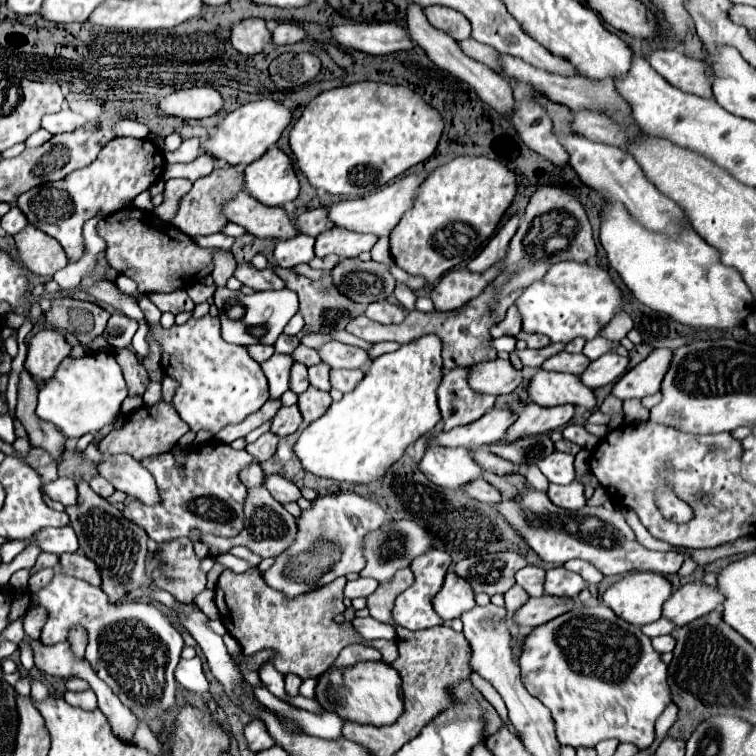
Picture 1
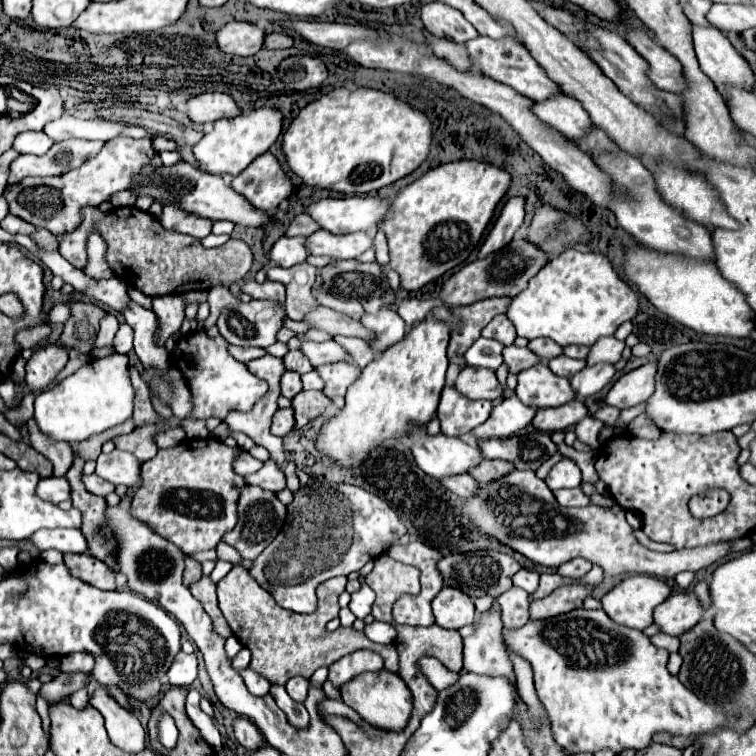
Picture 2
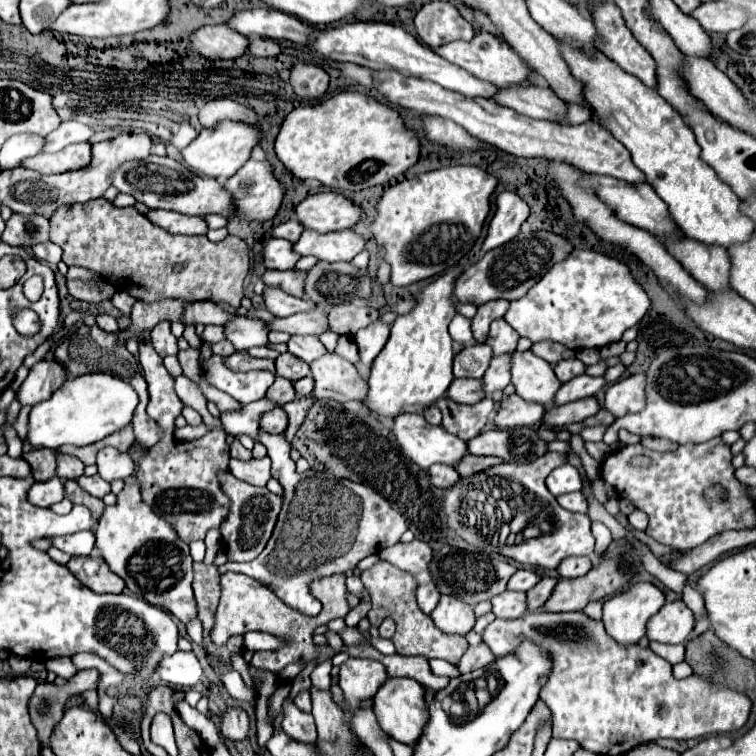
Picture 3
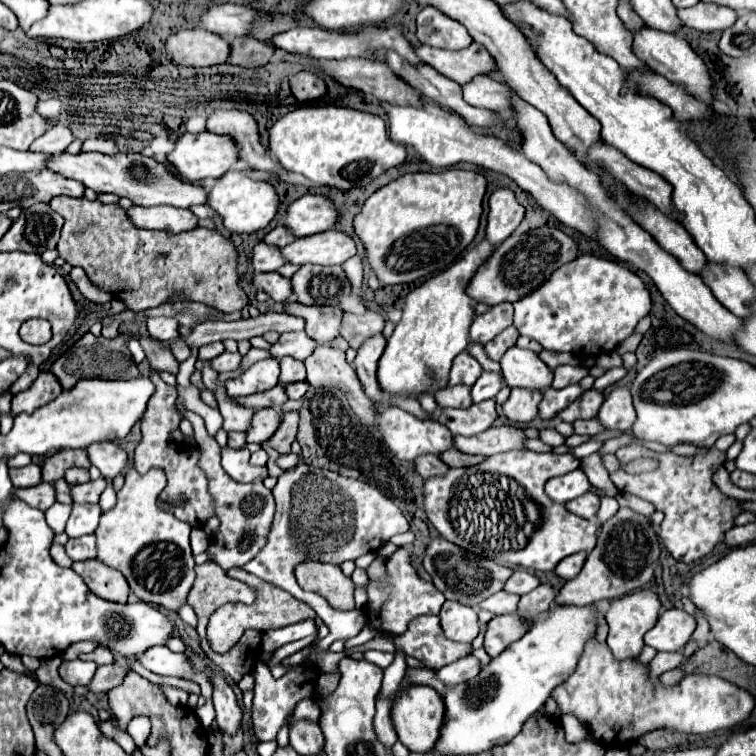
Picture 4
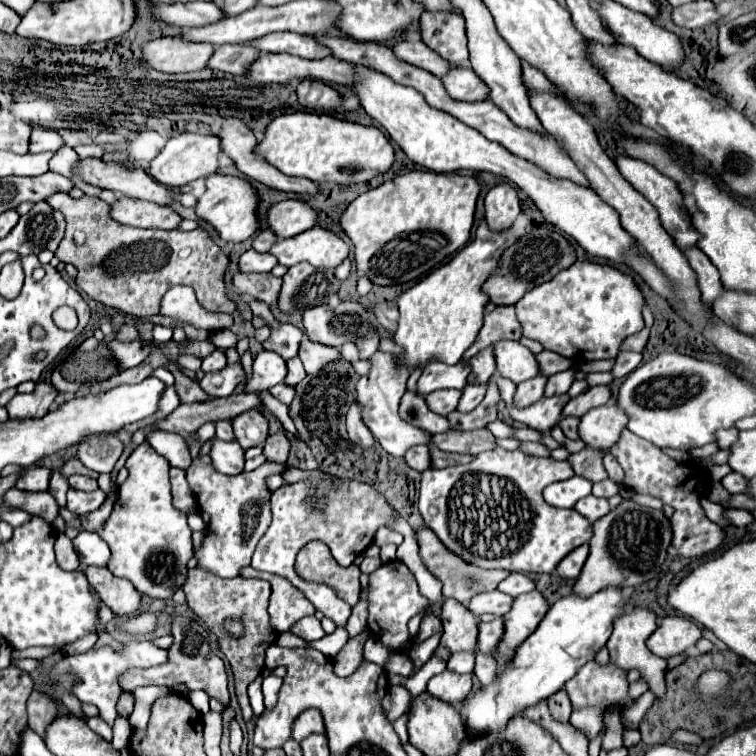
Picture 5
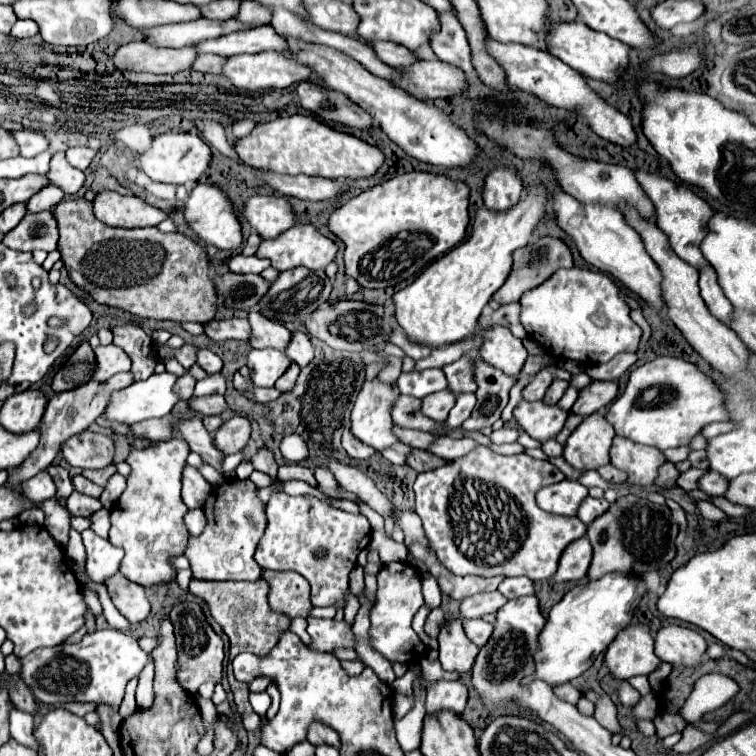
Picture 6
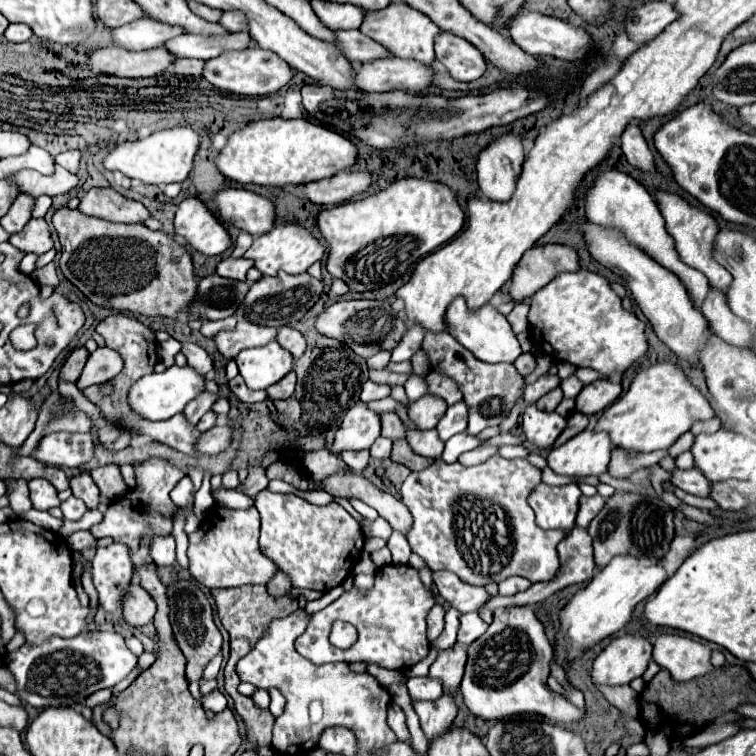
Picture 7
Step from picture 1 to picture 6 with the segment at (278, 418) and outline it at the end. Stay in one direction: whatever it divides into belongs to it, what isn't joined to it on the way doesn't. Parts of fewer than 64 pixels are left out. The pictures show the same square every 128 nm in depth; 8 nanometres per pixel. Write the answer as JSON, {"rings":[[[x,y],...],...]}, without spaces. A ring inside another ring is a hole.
{"rings":[[[234,416],[226,420],[222,428],[214,434],[214,442],[224,454],[236,454],[248,444],[250,432],[252,432],[250,420],[244,416]]]}

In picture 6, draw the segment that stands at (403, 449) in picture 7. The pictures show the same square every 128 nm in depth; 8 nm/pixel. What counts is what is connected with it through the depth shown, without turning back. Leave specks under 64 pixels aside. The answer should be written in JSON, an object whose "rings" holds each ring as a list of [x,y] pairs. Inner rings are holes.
{"rings":[[[414,450],[410,456],[408,456],[408,466],[412,466],[416,472],[426,472],[426,470],[432,470],[432,468],[440,468],[444,466],[448,460],[436,456],[436,454],[430,454],[426,450]]]}

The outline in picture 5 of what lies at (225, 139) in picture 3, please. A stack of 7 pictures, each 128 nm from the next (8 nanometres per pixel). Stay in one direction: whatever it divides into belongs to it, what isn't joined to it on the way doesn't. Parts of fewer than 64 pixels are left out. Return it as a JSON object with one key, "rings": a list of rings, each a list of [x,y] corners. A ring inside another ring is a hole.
{"rings":[[[180,134],[168,140],[164,150],[152,160],[150,174],[166,186],[184,186],[192,180],[206,178],[218,170],[218,156],[220,156],[220,138],[218,136],[202,136],[202,134]]]}

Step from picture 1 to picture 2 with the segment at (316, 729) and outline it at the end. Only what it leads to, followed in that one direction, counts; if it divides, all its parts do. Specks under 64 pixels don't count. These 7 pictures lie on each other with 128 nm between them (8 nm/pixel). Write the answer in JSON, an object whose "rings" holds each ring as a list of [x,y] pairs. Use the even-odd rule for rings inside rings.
{"rings":[[[250,668],[242,670],[240,676],[244,678],[248,690],[250,690],[252,694],[256,694],[256,696],[264,696],[264,688],[270,688],[270,682],[268,682],[266,678],[262,678],[260,674],[256,674],[254,670],[250,670]]]}

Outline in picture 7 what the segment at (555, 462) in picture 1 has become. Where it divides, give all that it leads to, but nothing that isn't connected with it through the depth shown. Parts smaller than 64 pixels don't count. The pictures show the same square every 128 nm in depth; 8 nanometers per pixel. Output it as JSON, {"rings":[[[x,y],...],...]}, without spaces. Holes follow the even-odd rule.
{"rings":[[[538,484],[534,492],[528,496],[528,504],[536,512],[536,522],[540,528],[572,530],[580,496],[582,492],[578,484],[568,486]]]}

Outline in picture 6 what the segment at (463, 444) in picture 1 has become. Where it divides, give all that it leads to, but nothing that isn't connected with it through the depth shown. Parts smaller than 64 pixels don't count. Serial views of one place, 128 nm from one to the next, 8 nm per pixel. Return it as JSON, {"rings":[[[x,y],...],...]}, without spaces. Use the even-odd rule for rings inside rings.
{"rings":[[[550,370],[538,372],[538,374],[532,378],[532,382],[522,390],[524,400],[528,400],[528,402],[542,400],[542,398],[544,398],[544,392],[546,392],[546,388],[552,384],[552,380],[554,380],[554,378],[552,378]]]}

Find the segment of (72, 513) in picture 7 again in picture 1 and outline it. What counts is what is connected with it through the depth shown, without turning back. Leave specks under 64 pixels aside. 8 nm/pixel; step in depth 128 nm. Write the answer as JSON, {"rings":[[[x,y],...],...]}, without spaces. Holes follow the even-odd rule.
{"rings":[[[94,476],[94,478],[90,480],[90,486],[92,486],[92,490],[94,490],[96,494],[100,494],[102,498],[108,498],[108,496],[114,494],[114,486],[112,486],[106,478],[102,478],[102,476]]]}

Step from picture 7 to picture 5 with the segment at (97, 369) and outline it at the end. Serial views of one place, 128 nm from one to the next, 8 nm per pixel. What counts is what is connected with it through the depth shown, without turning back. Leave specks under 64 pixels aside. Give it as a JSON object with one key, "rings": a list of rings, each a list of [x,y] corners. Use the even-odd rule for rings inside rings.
{"rings":[[[114,340],[110,342],[110,350],[114,352],[114,358],[120,358],[122,370],[138,366],[148,354],[150,354],[150,346],[152,342],[144,342],[144,340],[130,340],[130,342],[120,342]]]}

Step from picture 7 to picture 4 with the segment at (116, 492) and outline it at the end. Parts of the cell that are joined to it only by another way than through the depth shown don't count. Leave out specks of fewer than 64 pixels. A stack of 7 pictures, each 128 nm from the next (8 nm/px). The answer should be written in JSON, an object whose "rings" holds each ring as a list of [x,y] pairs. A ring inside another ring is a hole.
{"rings":[[[64,448],[52,456],[48,456],[42,464],[42,482],[56,482],[60,478],[64,478],[64,472],[72,466],[80,466],[80,468],[90,468],[90,460],[88,460],[88,452],[86,450],[72,450],[72,448]]]}

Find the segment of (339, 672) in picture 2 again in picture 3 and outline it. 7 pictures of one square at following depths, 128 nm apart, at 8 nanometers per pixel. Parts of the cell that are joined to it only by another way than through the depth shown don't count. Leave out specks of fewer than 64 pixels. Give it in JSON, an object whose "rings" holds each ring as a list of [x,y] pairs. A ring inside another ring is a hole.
{"rings":[[[350,658],[340,666],[340,688],[350,708],[360,708],[362,700],[376,694],[388,678],[384,664],[370,658]]]}

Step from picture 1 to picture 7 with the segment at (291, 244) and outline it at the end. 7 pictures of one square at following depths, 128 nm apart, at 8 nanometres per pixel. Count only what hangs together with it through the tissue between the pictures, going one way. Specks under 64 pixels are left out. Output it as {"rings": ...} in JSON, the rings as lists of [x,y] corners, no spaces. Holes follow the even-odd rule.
{"rings":[[[226,258],[218,264],[216,272],[218,276],[224,276],[224,278],[232,278],[232,280],[244,280],[246,278],[246,272],[252,268],[252,260],[246,260],[246,258]]]}

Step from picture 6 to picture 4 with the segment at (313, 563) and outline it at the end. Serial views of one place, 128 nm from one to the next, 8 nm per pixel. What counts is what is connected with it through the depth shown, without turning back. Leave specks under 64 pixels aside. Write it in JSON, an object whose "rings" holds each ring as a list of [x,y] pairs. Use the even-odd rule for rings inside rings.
{"rings":[[[306,466],[284,470],[278,476],[278,484],[272,492],[276,498],[276,516],[272,532],[268,536],[268,544],[254,560],[244,564],[242,570],[270,584],[276,584],[278,588],[292,594],[296,600],[306,602],[324,620],[330,632],[327,637],[318,641],[318,651],[327,650],[334,640],[354,638],[366,624],[366,616],[356,610],[336,612],[322,596],[304,592],[294,578],[294,568],[306,560],[342,564],[346,560],[356,560],[366,552],[376,552],[394,534],[406,532],[410,528],[408,520],[404,518],[400,508],[378,488],[354,478],[344,478],[340,474],[332,474],[330,478],[328,472],[312,470],[310,466],[308,470]]]}

